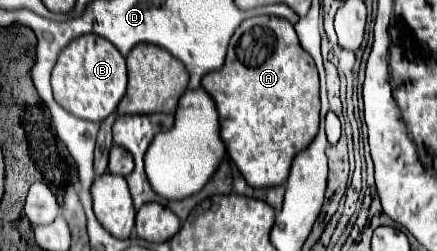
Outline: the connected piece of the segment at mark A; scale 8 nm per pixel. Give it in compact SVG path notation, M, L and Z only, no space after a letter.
M256 16L244 20L230 38L224 66L204 76L202 88L216 102L220 114L220 138L246 182L252 188L280 186L288 178L292 158L314 140L320 114L318 72L310 54L300 46L294 26L278 16Z

